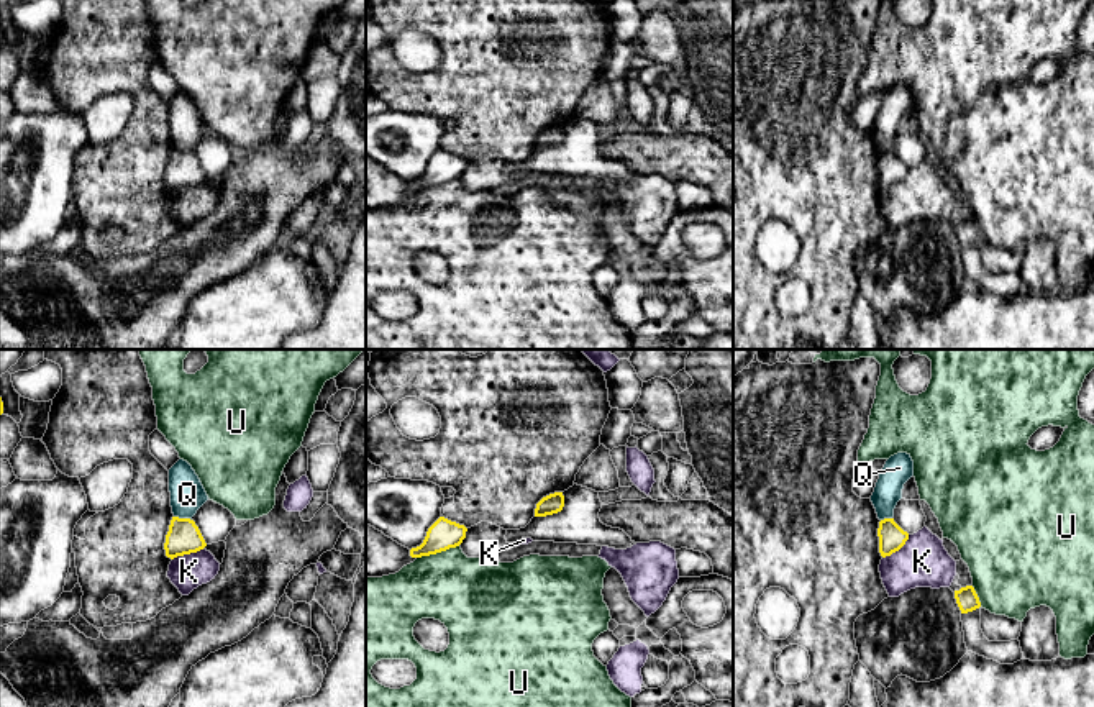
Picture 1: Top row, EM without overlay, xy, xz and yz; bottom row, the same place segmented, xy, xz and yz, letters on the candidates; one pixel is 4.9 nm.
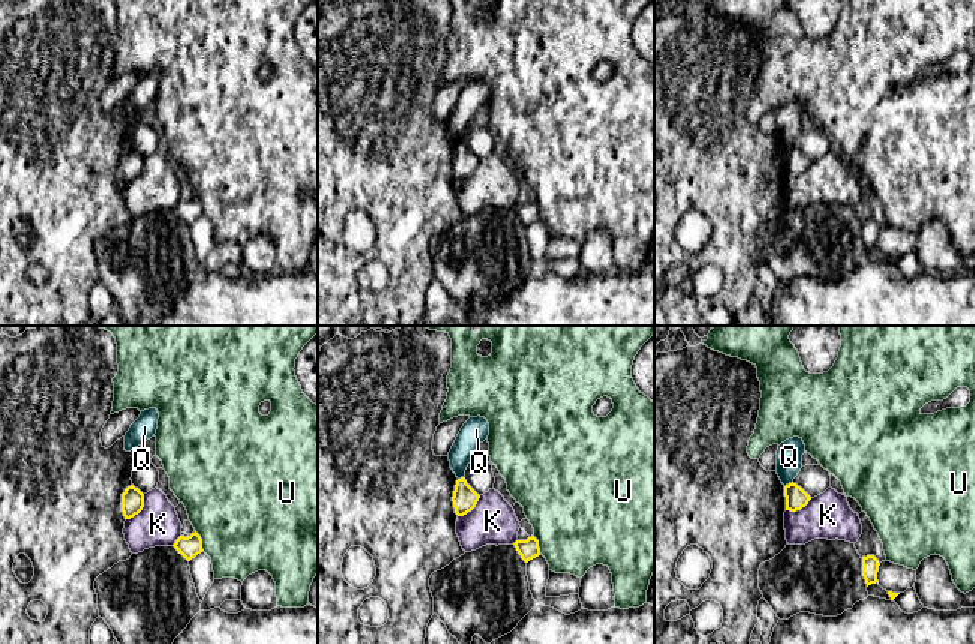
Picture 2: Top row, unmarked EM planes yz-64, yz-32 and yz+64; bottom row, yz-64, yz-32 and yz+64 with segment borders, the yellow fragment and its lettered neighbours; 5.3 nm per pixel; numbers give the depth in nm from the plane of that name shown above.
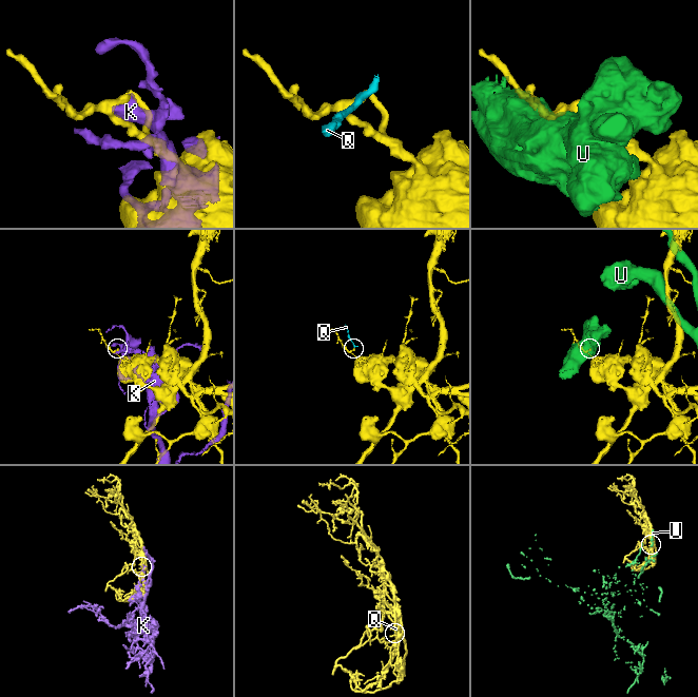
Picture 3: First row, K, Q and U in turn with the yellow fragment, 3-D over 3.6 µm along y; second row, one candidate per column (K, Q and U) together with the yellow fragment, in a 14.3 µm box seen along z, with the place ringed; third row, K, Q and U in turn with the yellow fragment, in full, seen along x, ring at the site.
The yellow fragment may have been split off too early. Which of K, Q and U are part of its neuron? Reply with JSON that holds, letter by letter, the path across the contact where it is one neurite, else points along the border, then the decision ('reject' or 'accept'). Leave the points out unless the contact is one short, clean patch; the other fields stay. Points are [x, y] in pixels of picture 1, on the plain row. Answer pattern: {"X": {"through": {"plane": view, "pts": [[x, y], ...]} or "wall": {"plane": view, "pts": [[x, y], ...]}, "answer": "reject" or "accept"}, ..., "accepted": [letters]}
{"K": {"answer": "reject"}, "Q": {"wall": {"plane": "xy", "pts": [[174, 148], [191, 153]]}, "answer": "reject"}, "U": {"answer": "reject"}, "accepted": []}

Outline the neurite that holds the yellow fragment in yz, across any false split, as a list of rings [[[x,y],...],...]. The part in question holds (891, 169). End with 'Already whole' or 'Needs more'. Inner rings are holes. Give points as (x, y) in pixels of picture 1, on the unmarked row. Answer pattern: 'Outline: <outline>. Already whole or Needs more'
Outline: [[[884,151],[879,154],[879,185],[882,190],[891,189],[899,184],[909,172],[909,166],[904,164],[894,151]]]. Already whole

